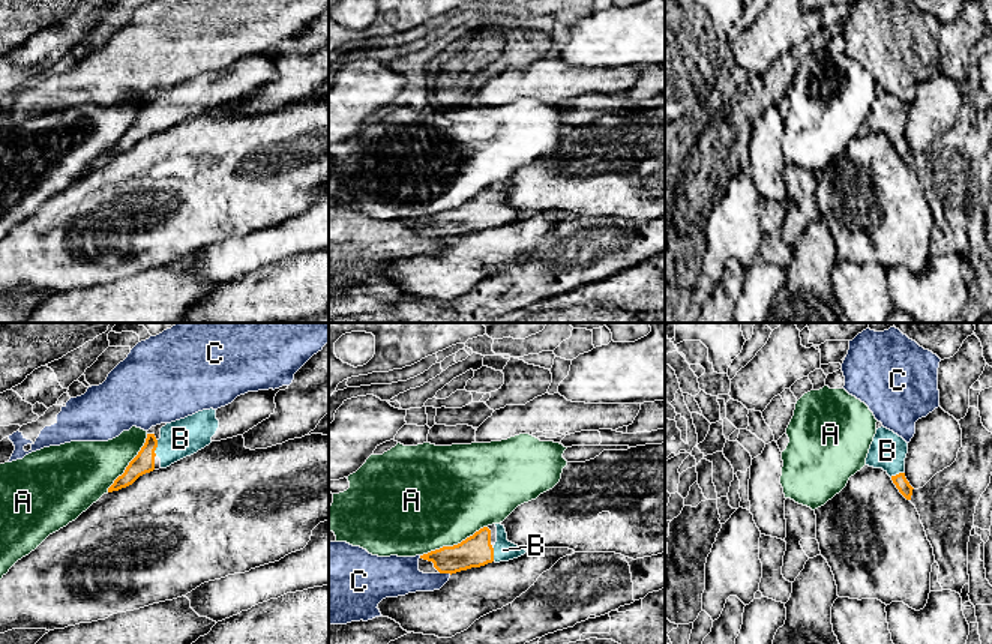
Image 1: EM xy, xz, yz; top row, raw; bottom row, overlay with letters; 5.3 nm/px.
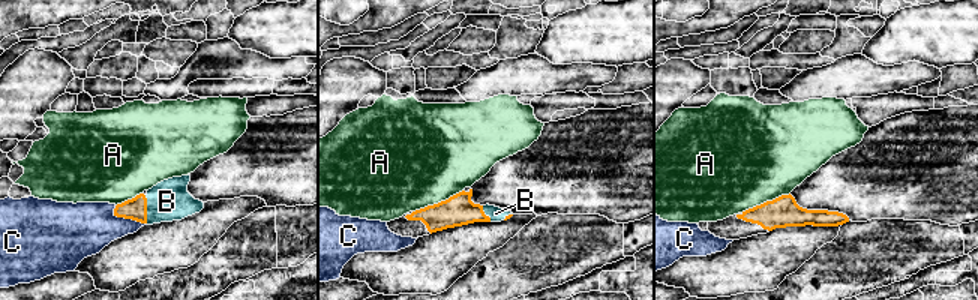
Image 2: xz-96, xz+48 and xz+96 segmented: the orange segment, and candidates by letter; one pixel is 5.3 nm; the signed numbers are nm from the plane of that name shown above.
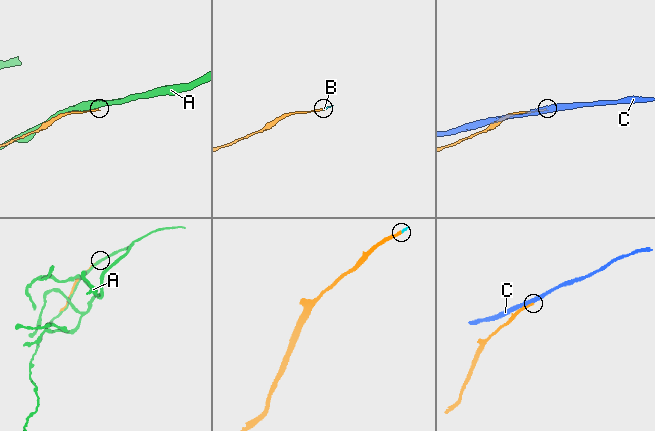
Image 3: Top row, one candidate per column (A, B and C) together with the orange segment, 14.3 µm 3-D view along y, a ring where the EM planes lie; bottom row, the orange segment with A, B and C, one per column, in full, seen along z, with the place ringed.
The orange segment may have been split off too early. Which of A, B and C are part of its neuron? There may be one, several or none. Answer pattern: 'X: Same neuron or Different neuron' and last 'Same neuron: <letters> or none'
A: Different neuron
B: Same neuron
C: Different neuron
Same neuron: B

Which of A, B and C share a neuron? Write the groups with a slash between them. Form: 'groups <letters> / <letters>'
groups A / B / C

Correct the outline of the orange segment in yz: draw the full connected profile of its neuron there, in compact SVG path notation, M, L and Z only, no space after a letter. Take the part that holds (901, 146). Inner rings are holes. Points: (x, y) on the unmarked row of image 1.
M881 90L876 93L870 108L866 129L882 132L893 144L899 156L911 164L912 150L905 141L905 122L908 117L908 107L893 95Z

